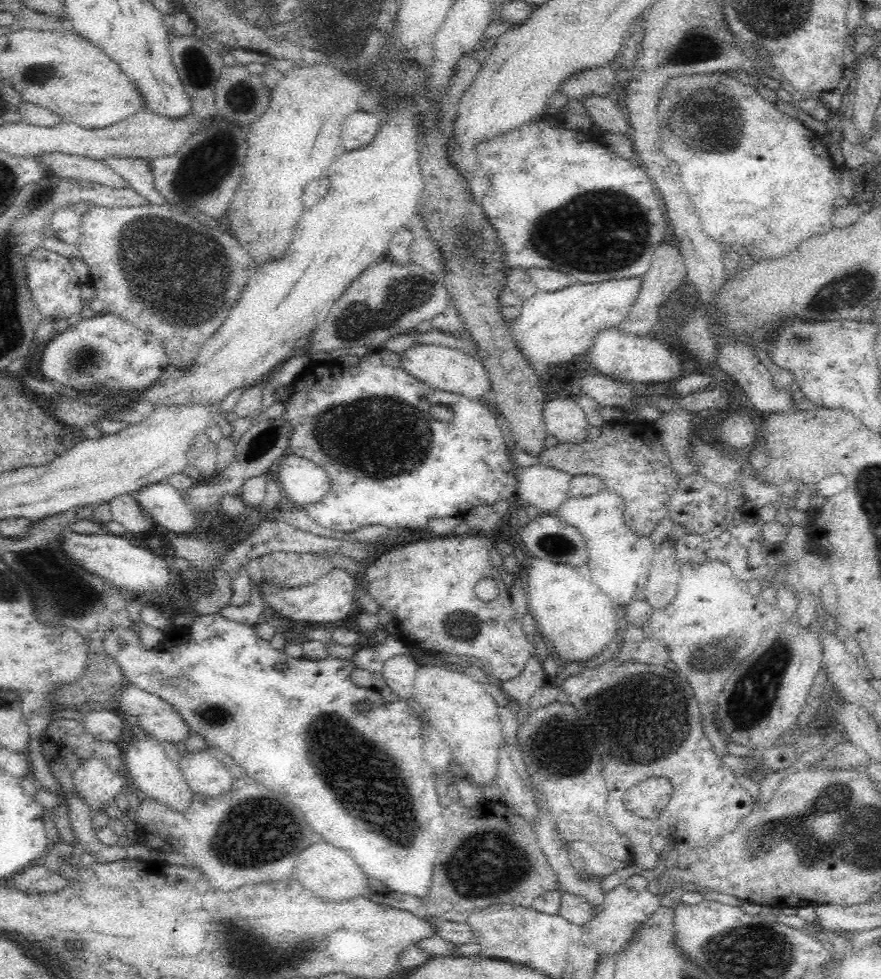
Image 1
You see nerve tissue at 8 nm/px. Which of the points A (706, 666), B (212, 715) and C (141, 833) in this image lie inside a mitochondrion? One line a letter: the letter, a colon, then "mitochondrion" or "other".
A: mitochondrion
B: mitochondrion
C: other

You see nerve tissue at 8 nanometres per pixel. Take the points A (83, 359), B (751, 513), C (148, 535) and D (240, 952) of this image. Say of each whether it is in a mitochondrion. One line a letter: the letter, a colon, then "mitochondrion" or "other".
A: mitochondrion
B: other
C: other
D: mitochondrion

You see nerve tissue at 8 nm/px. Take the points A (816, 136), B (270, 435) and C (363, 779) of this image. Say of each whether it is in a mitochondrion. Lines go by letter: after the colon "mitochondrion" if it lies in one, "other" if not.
A: other
B: mitochondrion
C: mitochondrion

